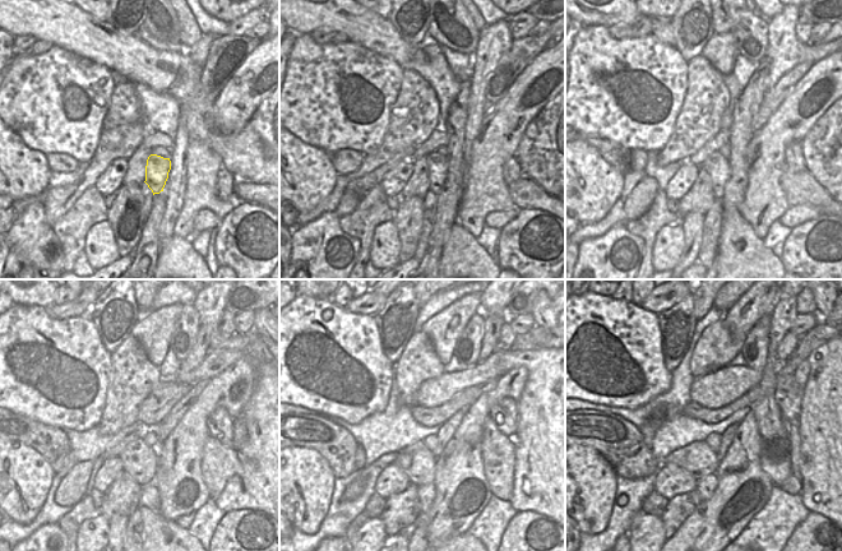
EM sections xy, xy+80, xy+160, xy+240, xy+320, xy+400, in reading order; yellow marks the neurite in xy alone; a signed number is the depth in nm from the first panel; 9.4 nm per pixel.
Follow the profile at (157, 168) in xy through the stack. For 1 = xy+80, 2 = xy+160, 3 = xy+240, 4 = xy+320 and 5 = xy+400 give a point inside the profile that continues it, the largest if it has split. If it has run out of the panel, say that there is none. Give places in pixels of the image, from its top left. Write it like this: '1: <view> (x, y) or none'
1: xy+80 (438, 165)
2: xy+160 (716, 165)
3: xy+240 (139, 461)
4: xy+320 (417, 462)
5: xy+400 (697, 459)

